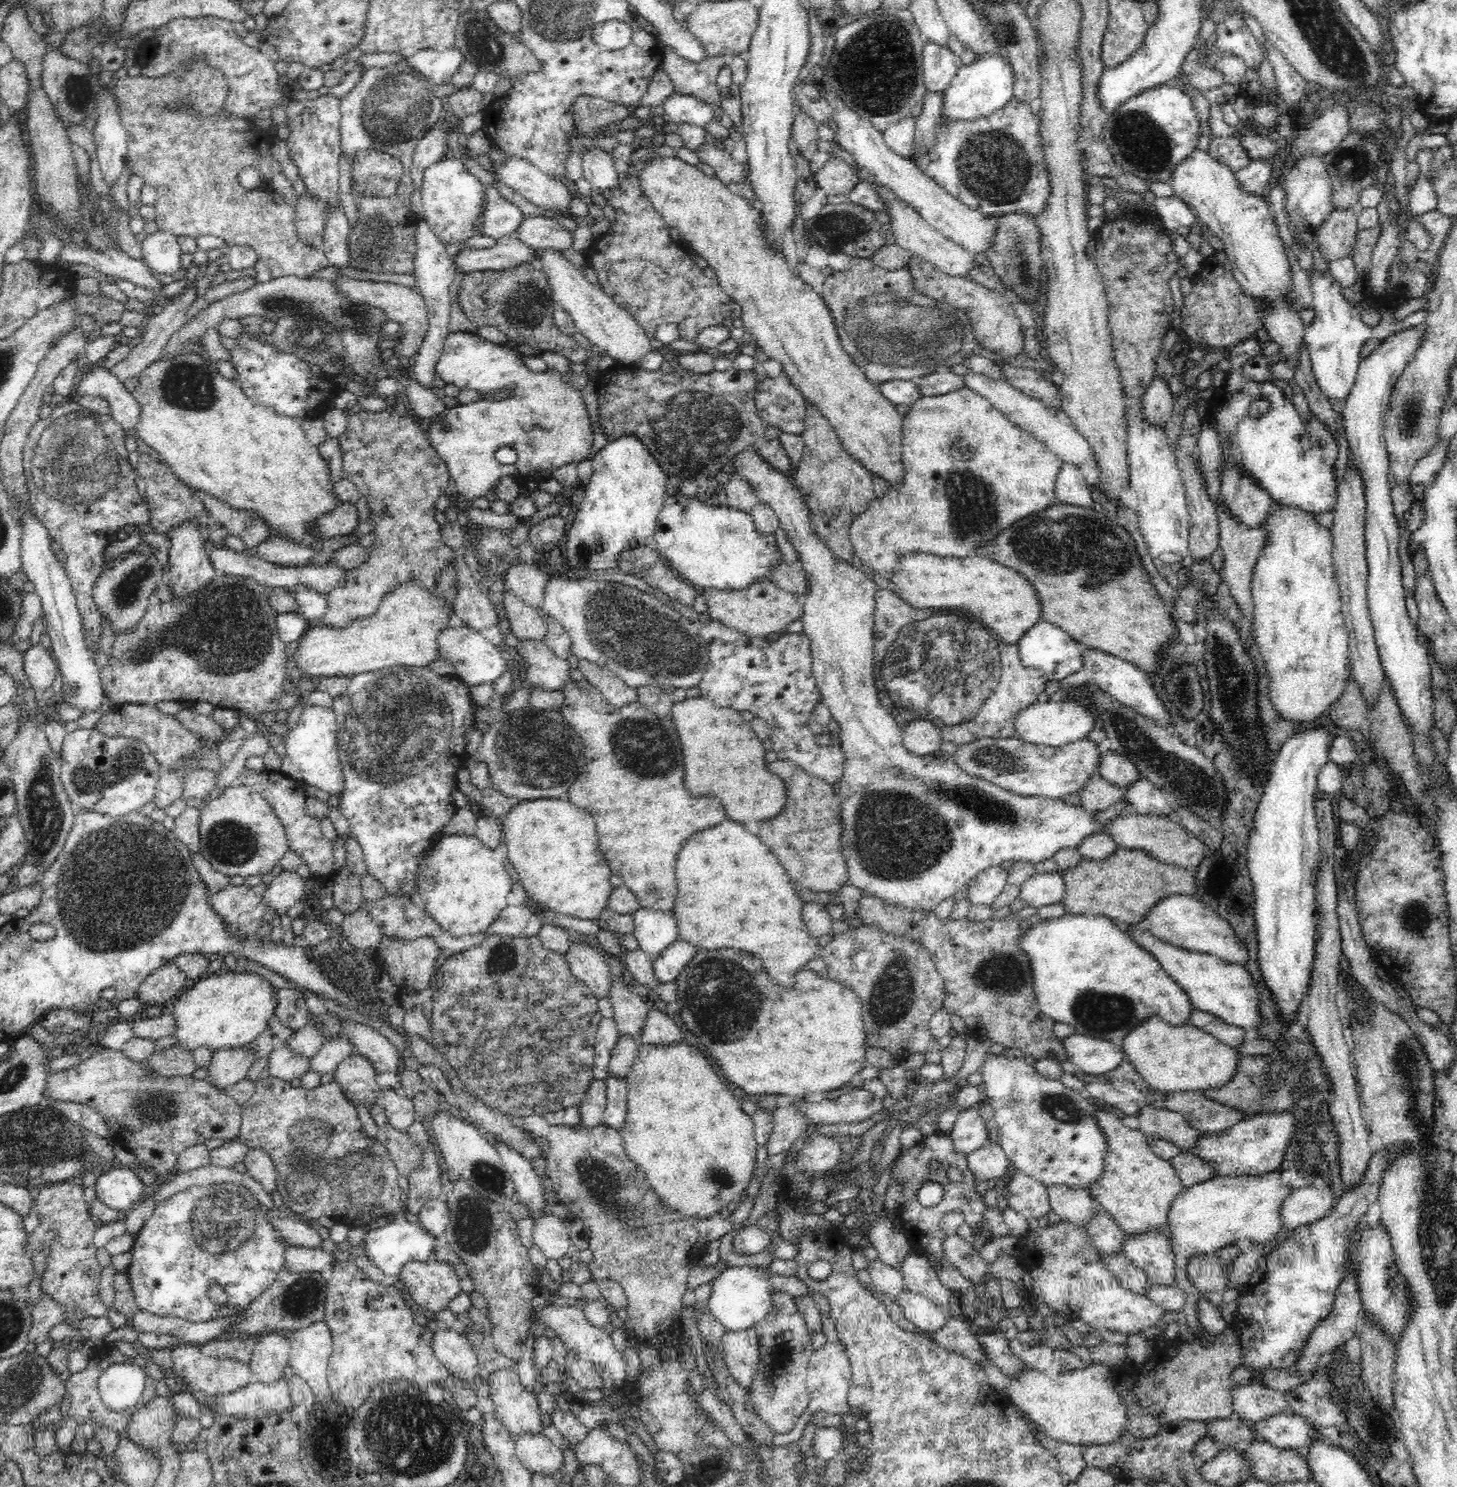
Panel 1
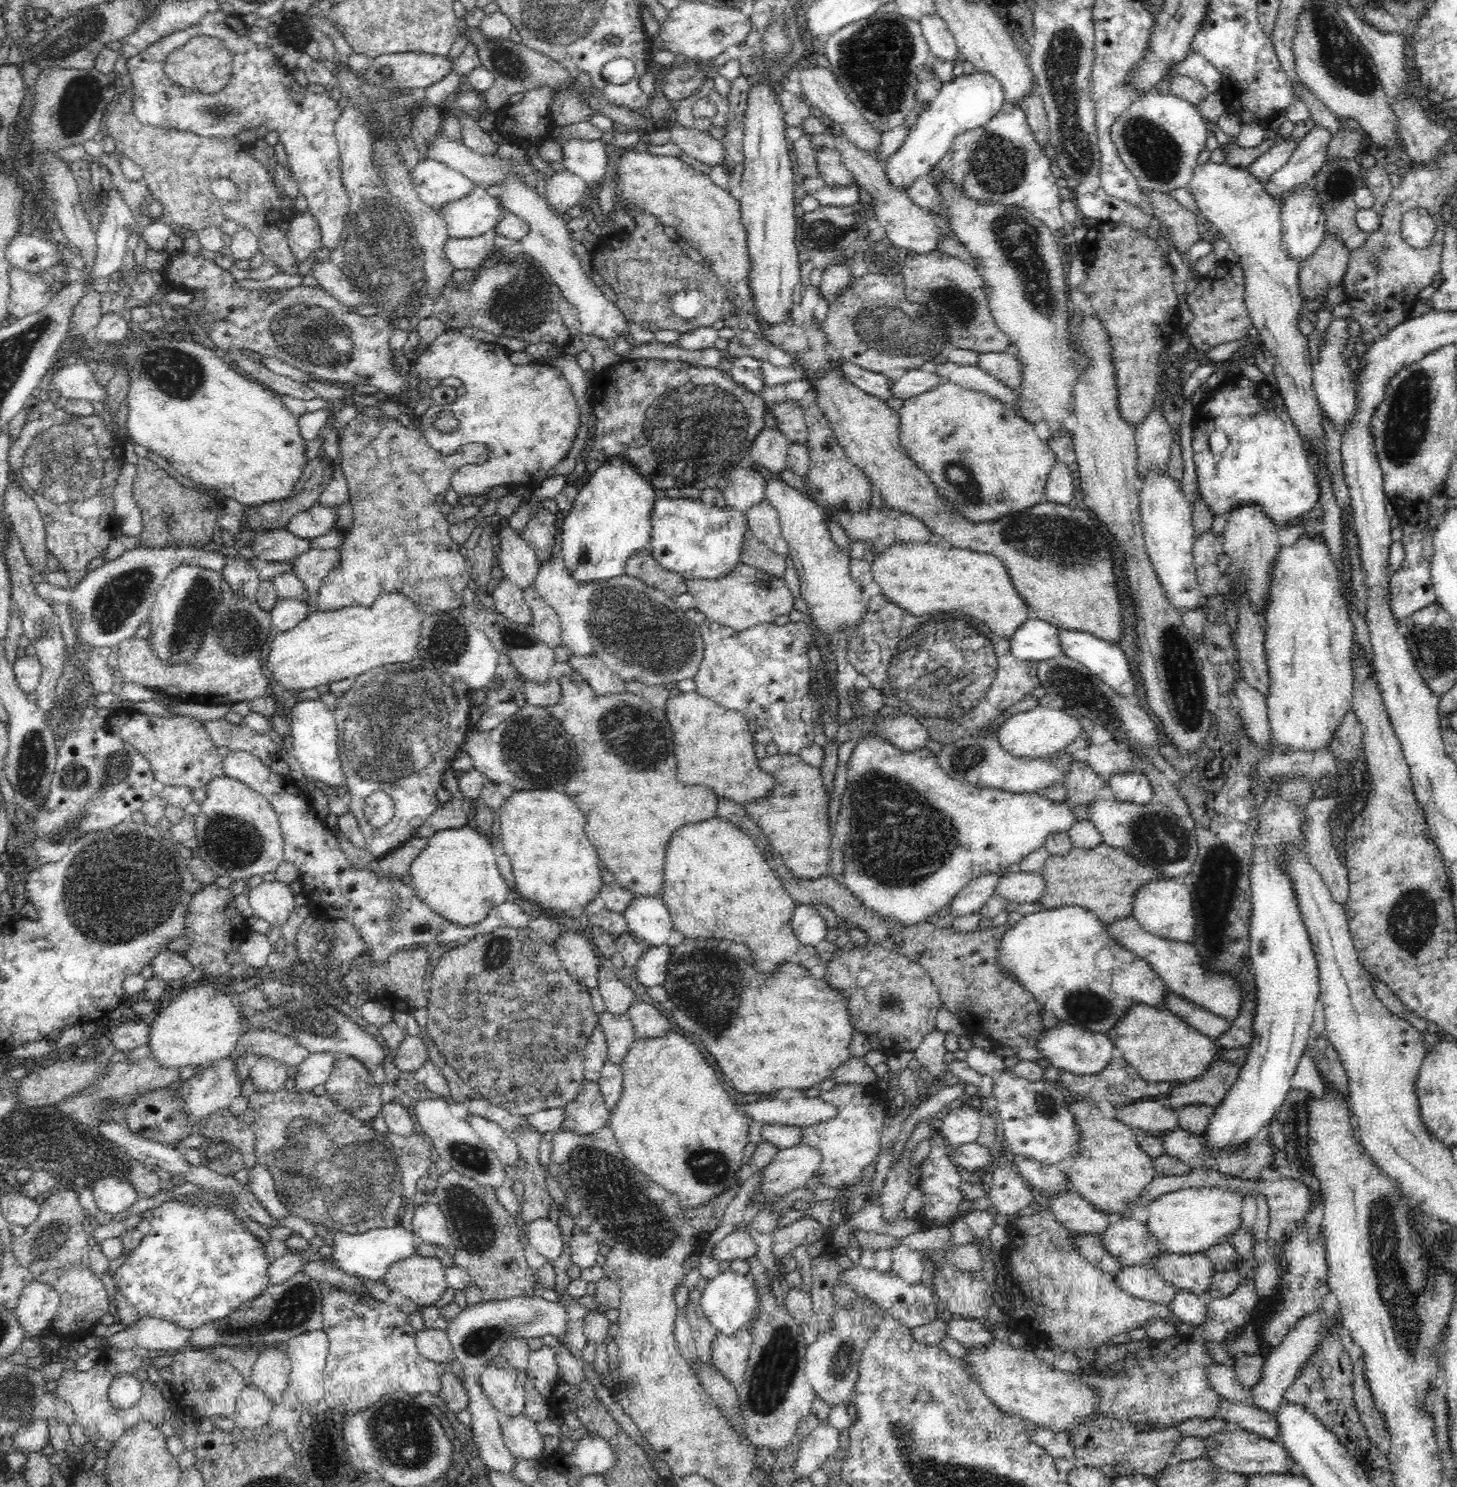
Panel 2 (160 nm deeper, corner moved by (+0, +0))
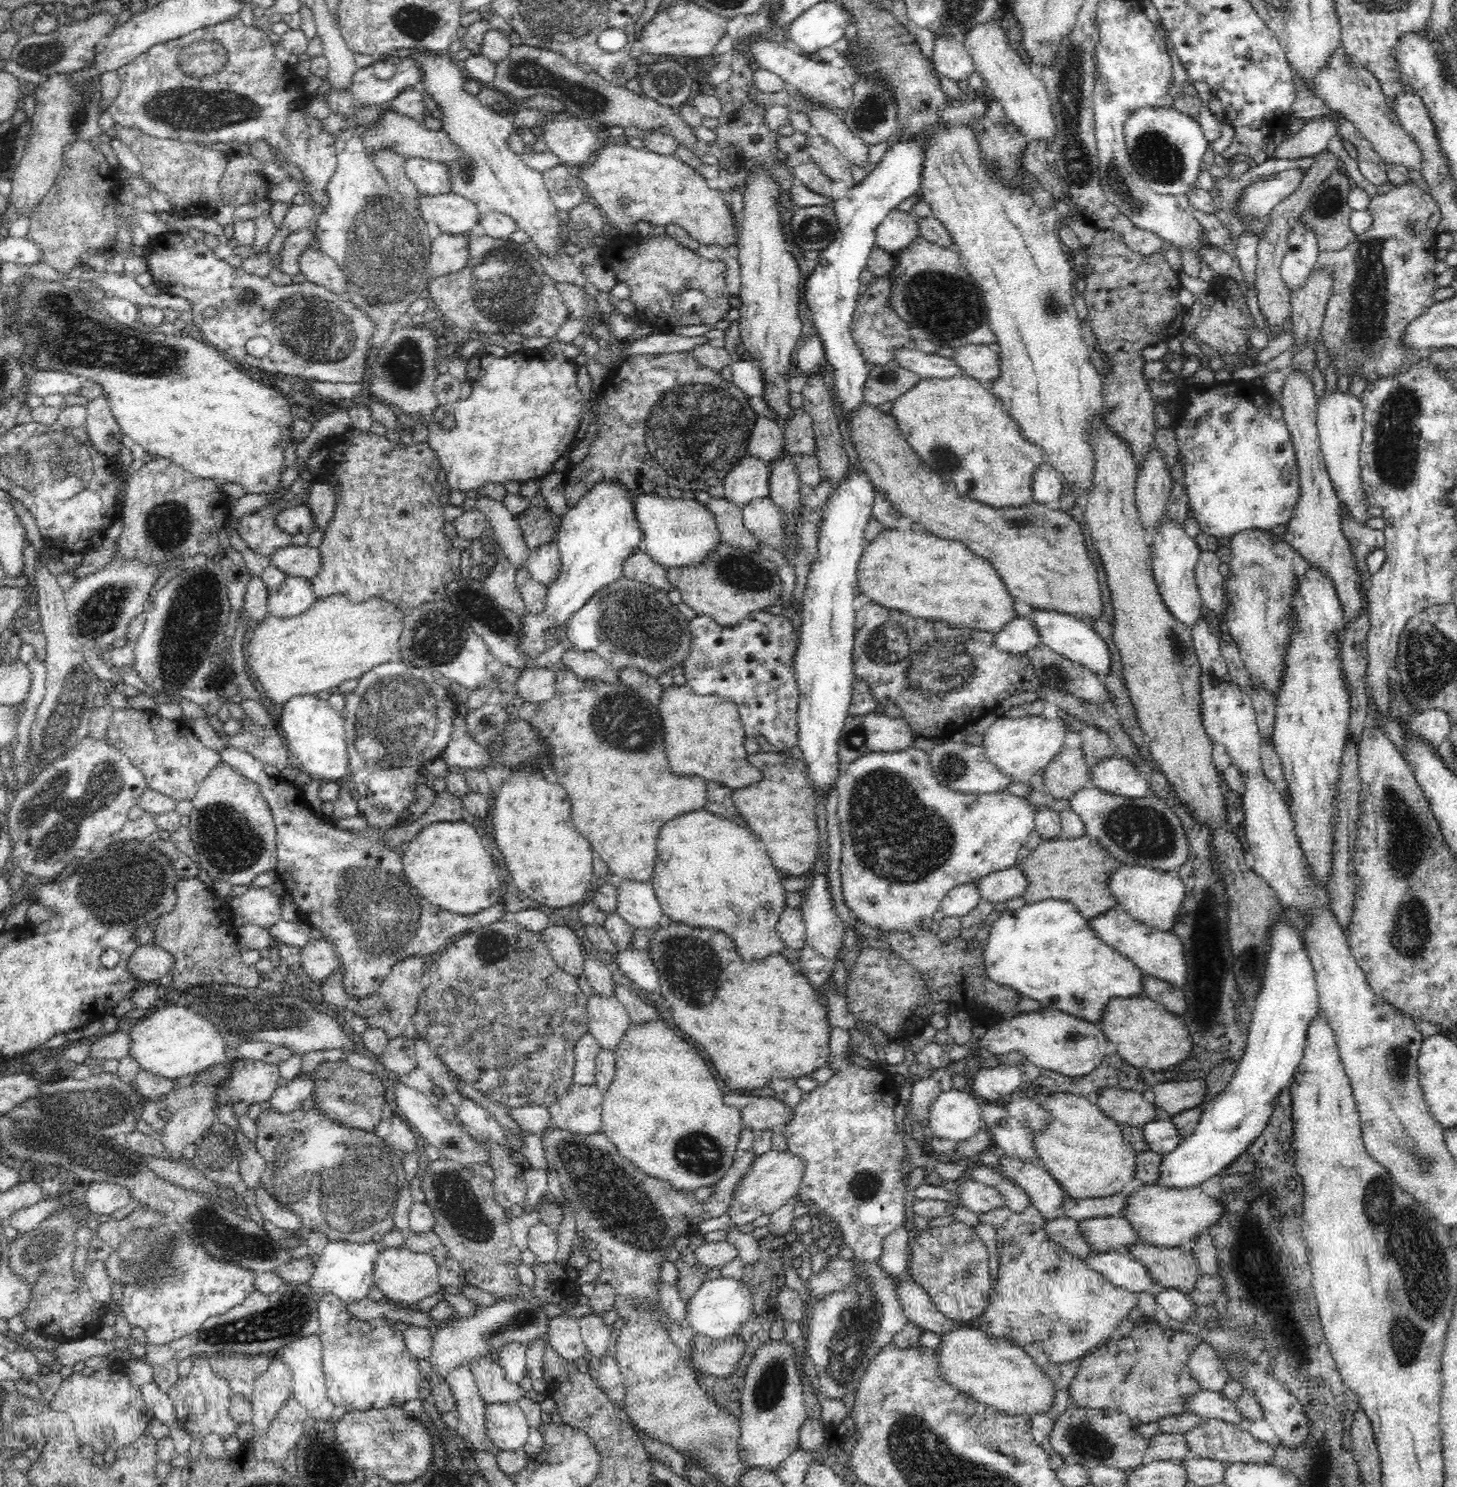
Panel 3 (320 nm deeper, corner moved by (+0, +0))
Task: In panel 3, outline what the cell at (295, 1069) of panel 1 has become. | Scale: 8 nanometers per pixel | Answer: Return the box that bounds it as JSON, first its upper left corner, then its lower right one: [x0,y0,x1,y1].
[219,1059,279,1106]

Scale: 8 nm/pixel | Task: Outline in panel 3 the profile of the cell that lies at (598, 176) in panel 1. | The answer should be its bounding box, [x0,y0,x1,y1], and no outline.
[542,111,601,170]

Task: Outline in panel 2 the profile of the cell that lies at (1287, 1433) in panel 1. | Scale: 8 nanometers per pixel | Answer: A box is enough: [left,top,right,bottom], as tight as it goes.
[1215,1397,1280,1442]

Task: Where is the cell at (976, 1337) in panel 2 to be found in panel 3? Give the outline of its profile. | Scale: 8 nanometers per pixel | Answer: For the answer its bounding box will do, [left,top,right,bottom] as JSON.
[897,1274,962,1335]

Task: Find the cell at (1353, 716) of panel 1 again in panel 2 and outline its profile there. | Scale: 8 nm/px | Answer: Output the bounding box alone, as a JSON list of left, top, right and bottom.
[1330,708,1363,762]

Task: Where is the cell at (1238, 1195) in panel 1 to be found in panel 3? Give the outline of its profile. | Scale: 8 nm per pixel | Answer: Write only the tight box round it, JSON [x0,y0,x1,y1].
[1121,1183,1224,1248]

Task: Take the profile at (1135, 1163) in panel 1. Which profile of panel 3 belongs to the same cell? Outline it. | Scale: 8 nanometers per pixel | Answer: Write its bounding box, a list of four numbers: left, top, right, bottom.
[1031,1092,1138,1200]

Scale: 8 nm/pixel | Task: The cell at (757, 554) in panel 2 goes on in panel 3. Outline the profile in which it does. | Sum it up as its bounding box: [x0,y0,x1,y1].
[705,498,760,551]

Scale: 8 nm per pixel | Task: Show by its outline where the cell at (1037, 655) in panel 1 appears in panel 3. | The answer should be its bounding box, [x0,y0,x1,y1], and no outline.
[995,602,1041,653]

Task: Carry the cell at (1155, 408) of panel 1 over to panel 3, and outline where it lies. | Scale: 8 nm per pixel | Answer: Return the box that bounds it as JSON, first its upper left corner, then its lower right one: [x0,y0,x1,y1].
[1135,444,1173,531]

